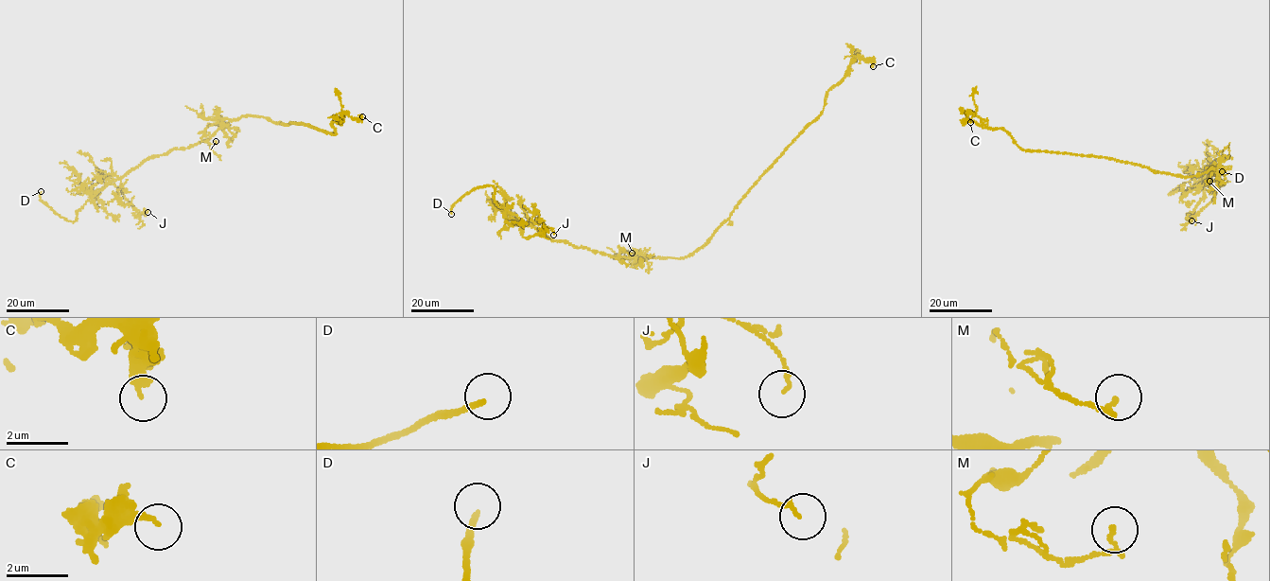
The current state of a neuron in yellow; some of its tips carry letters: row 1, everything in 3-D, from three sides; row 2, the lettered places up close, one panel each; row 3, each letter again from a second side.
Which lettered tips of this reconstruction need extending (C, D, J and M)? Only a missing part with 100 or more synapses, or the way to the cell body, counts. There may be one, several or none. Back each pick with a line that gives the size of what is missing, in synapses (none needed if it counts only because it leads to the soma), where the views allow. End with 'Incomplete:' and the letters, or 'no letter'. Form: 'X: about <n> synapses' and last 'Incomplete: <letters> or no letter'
Incomplete: D

